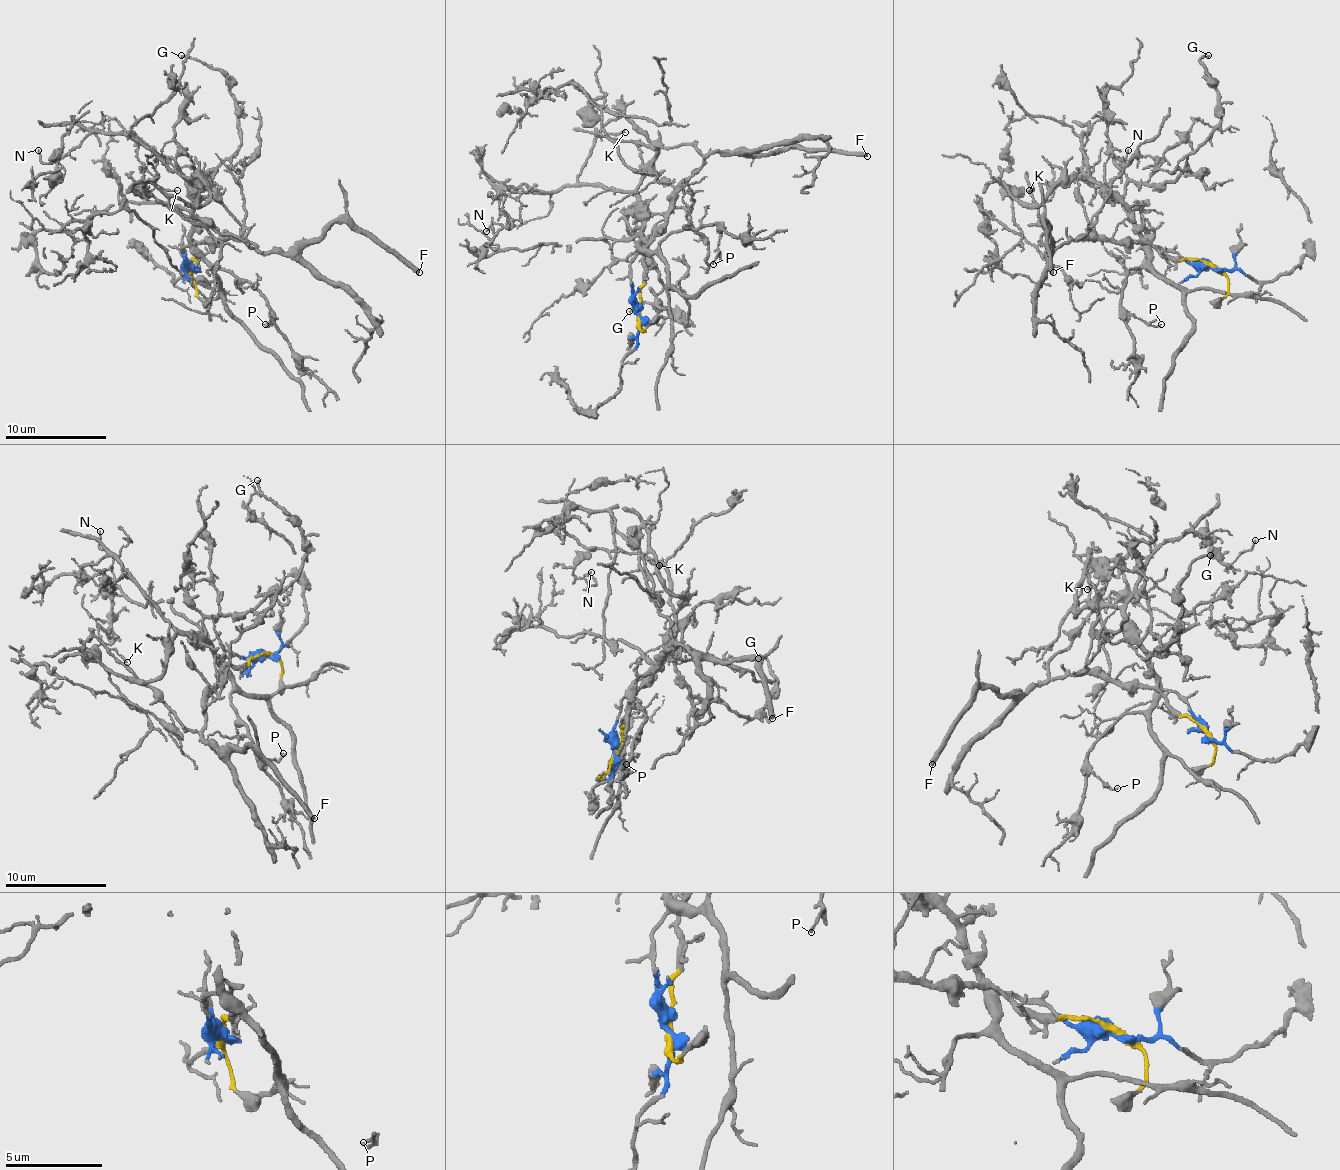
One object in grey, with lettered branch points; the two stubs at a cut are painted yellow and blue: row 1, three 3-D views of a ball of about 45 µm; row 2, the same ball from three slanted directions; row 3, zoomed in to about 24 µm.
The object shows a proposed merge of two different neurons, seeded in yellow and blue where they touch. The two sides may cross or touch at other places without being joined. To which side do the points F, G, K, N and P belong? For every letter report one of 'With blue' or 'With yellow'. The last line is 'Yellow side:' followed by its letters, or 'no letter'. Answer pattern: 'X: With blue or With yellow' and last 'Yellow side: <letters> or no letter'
F: With yellow
G: With blue
K: With yellow
N: With blue
P: With blue
Yellow side: F, K

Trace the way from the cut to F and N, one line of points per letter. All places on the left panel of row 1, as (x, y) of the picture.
F: (190, 267), (198, 244), (246, 239), (259, 252), (302, 250), (335, 221), (353, 221), (419, 272)
N: (190, 267), (183, 252), (193, 186), (139, 143), (91, 132), (58, 163), (53, 186), (63, 171), (37, 150)

